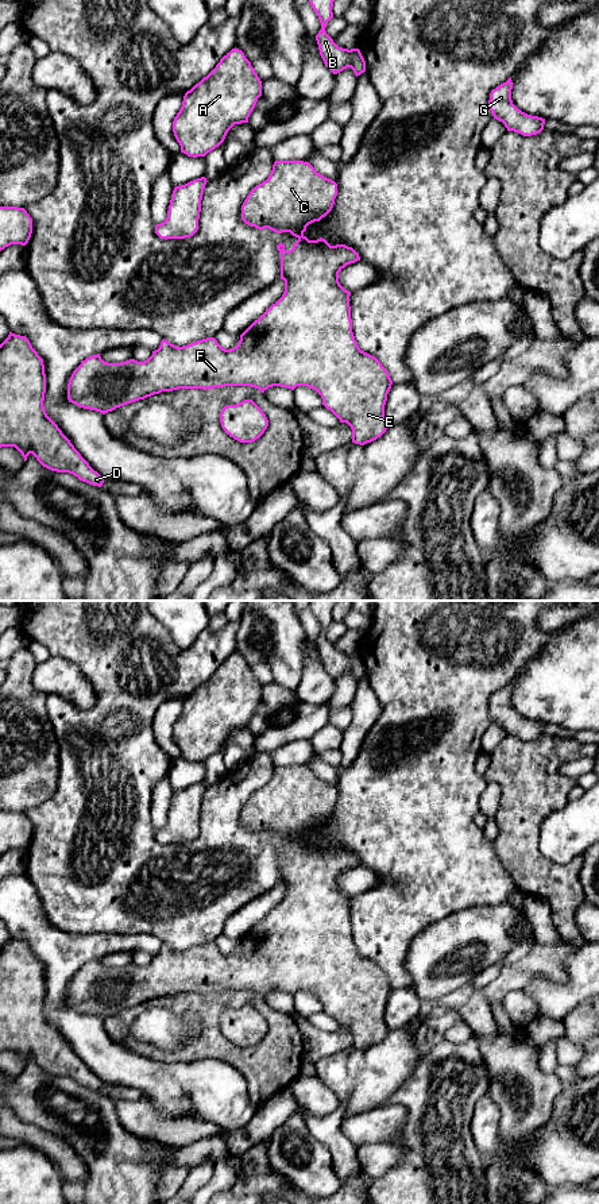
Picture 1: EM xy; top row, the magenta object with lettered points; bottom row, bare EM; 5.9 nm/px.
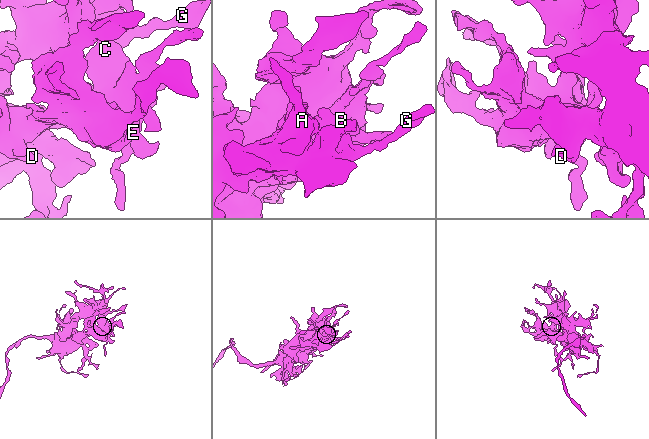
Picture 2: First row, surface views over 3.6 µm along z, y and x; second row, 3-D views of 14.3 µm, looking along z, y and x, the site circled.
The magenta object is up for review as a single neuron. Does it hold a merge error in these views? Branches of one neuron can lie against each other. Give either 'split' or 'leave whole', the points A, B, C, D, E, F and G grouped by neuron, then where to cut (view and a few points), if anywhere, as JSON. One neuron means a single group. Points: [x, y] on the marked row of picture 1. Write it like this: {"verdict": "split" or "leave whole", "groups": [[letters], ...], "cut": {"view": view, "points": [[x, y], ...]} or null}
{"verdict": "leave whole", "groups": [["A", "B", "C", "D", "E", "F", "G"]], "cut": null}

